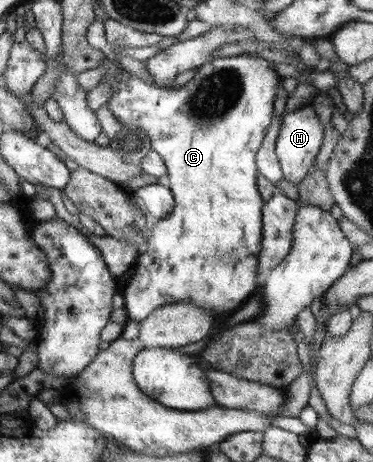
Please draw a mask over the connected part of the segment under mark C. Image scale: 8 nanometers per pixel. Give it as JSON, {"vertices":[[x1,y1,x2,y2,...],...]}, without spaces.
{"vertices":[[247,54,236,55,235,57,216,57,209,63,204,63,197,70,197,74,192,80,179,88,162,88,155,83,147,83,135,75,131,75,129,71,123,69,121,64,110,61,105,58,100,66,104,68,102,80,100,83,108,83,110,79,116,79,115,93,111,95,111,99,107,101,107,106,111,113,117,118,121,125,136,125,145,131,150,139,153,151,161,154,164,162,168,166,168,174,165,181,168,188,174,195,174,208,166,218,158,221,153,225,151,233,145,237,145,244,138,251,138,257,133,265,131,272,122,280,124,297,124,307,127,309,127,317,130,321,143,321,153,310,159,309,161,306,172,304,175,302,191,302,197,307,209,310,215,315,231,316,235,309,239,309,243,305,243,301,247,297,251,297,251,293,257,289,256,267,257,254,261,249,261,237,263,237,261,227,261,207,263,207,263,199,257,190,256,179,259,174,259,165,256,163,256,155,259,153,260,147,267,137,269,128,272,125,273,117,273,101,277,97,277,87,279,87,279,74,275,73,275,69,271,67,271,62,262,57,248,56]]}

